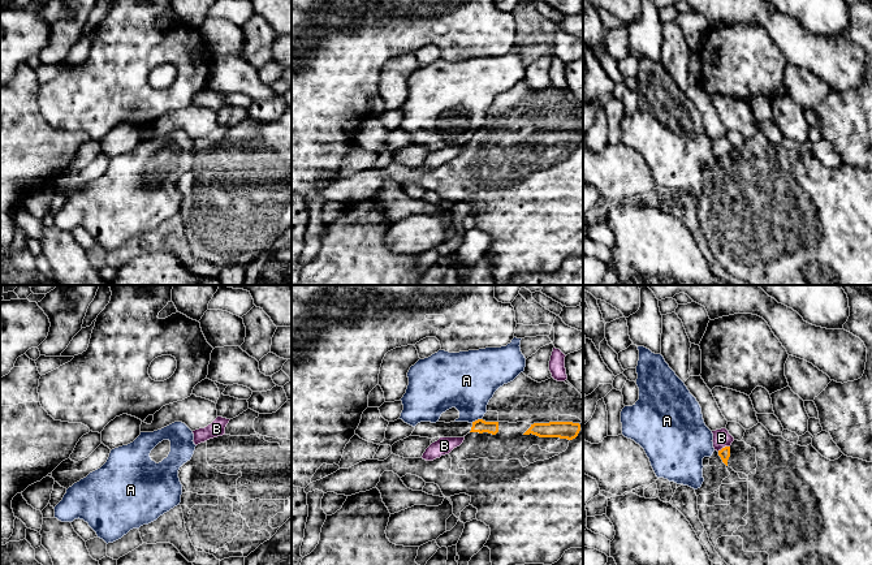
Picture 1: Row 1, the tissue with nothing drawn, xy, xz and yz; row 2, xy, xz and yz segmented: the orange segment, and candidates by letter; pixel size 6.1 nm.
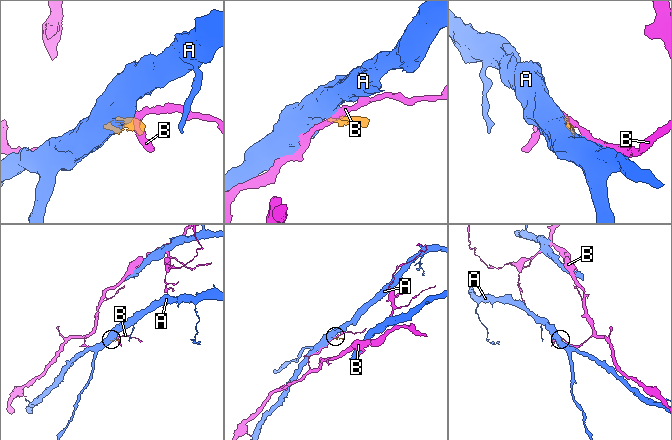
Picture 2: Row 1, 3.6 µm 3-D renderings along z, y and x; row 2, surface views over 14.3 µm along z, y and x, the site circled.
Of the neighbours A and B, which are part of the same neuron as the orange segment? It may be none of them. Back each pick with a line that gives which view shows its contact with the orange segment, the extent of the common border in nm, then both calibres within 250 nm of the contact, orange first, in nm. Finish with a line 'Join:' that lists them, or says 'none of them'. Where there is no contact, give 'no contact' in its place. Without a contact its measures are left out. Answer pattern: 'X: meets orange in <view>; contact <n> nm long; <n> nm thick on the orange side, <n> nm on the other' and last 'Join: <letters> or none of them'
Join: none of them

